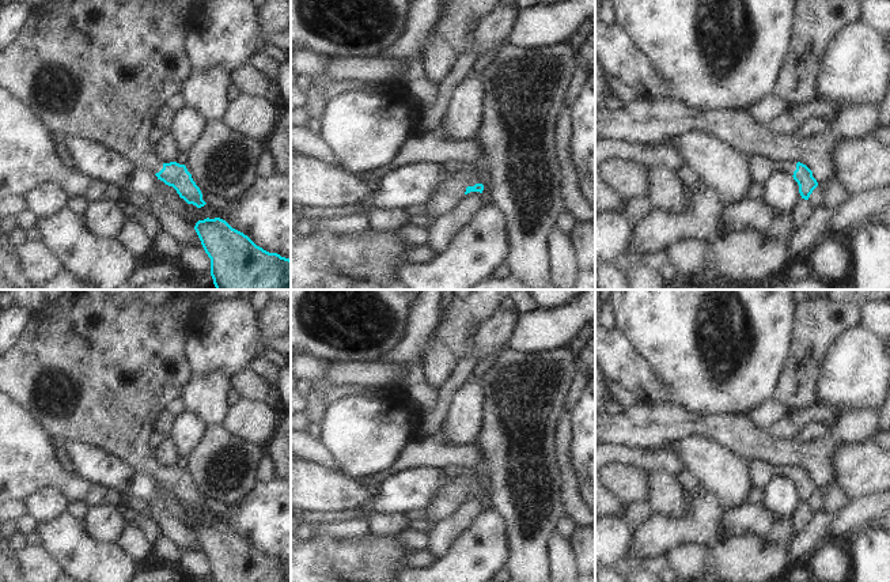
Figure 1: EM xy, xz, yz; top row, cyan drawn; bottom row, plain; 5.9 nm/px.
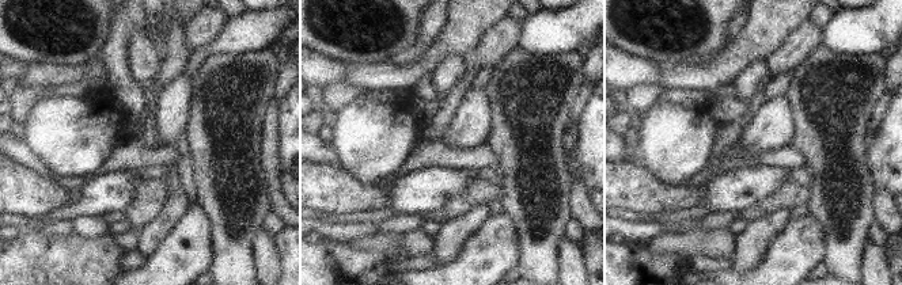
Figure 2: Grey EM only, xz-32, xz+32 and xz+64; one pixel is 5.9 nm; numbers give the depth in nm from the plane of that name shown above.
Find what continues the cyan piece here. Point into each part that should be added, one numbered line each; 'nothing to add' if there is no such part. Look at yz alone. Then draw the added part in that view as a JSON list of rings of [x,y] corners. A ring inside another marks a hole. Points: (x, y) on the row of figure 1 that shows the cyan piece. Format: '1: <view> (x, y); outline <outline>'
1: yz (788, 167); outline [[[777,162],[776,169],[777,171],[794,175],[794,171],[796,170],[796,162]]]

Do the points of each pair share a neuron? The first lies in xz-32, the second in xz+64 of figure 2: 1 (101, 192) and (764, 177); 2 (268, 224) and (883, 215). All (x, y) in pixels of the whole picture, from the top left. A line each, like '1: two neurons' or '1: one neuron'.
1: one neuron
2: two neurons

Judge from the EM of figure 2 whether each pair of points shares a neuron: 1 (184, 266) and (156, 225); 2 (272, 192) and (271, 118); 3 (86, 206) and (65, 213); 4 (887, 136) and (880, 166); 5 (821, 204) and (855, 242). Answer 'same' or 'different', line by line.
1: different
2: same
3: same
4: same
5: same

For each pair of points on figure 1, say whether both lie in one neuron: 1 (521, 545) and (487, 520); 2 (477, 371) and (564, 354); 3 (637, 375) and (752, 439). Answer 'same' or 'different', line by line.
1: different
2: different
3: different

